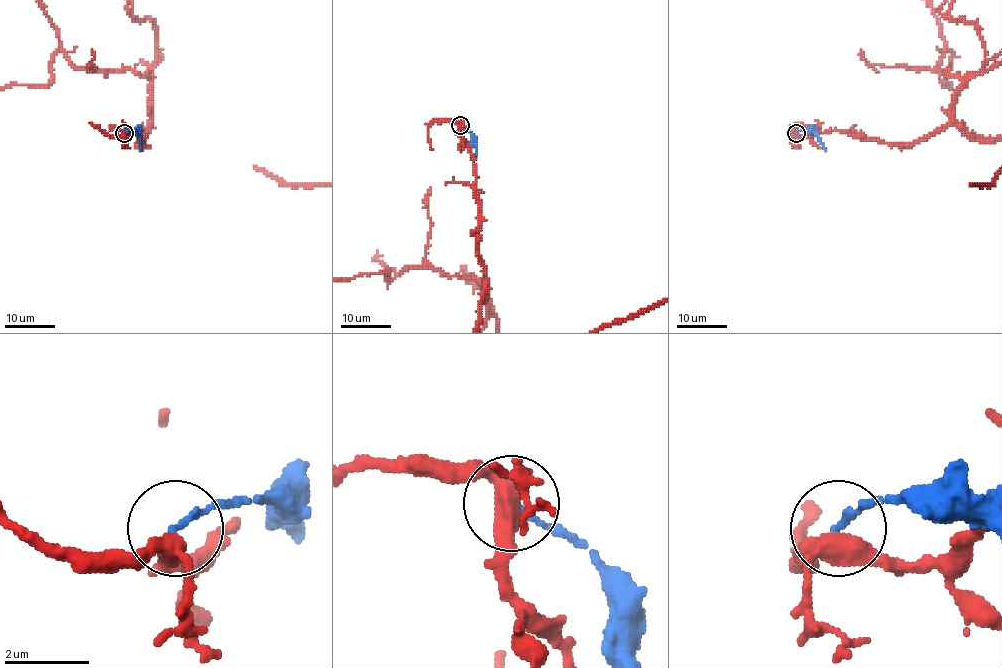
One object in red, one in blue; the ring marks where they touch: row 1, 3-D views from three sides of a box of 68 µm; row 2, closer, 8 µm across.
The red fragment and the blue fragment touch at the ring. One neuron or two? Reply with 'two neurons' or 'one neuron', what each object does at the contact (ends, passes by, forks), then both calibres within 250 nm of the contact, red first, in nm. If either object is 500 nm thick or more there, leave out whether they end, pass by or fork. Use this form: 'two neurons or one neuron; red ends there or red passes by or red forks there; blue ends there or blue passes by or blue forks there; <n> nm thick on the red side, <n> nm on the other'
two neurons; red forks there; blue ends there; 360 nm thick on the red side, 150 nm on the other

